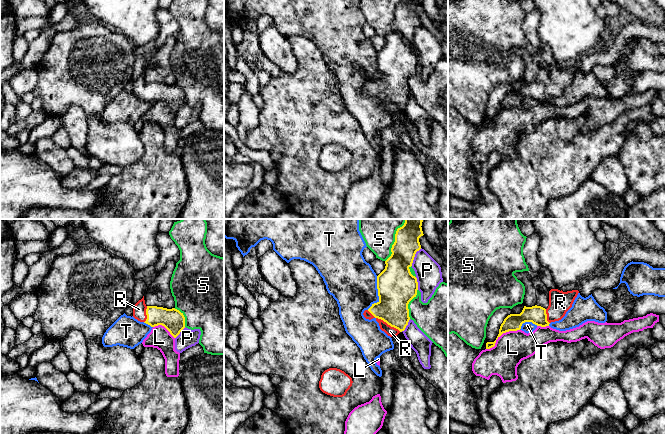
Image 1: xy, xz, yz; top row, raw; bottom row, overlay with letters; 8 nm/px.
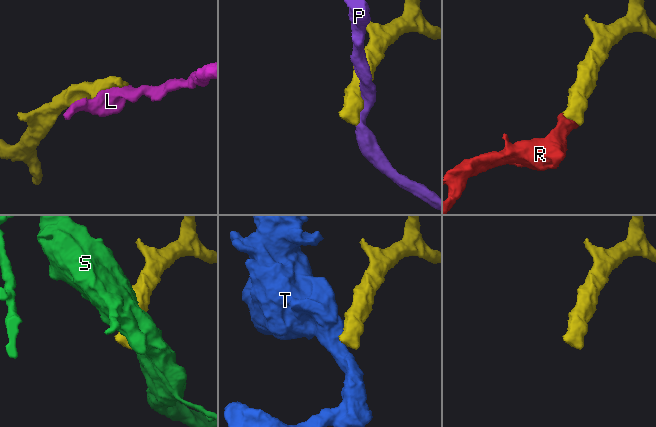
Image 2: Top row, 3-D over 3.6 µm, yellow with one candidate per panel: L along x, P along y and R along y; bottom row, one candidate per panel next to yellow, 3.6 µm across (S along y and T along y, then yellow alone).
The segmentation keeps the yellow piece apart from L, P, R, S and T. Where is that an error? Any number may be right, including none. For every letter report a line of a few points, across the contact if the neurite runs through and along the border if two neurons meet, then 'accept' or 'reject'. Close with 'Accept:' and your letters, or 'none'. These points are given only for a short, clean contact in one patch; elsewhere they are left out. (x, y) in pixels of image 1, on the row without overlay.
L: reject
P: reject
R: line xz (395, 68), (391, 90), (384, 97), (390, 103), (390, 107); accept
S: reject
T: line xz (377, 52), (378, 76), (367, 85); reject
Accept: R

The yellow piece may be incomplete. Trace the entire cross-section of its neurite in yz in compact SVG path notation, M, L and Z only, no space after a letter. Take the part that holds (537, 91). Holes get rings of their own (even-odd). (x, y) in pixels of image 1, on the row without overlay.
M551 65L549 67L549 82L547 85L537 81L532 83L524 82L520 90L508 91L500 102L496 116L503 109L520 106L525 98L532 98L537 102L546 103L551 98L561 96L572 83L578 69L578 66L563 68L562 66Z

